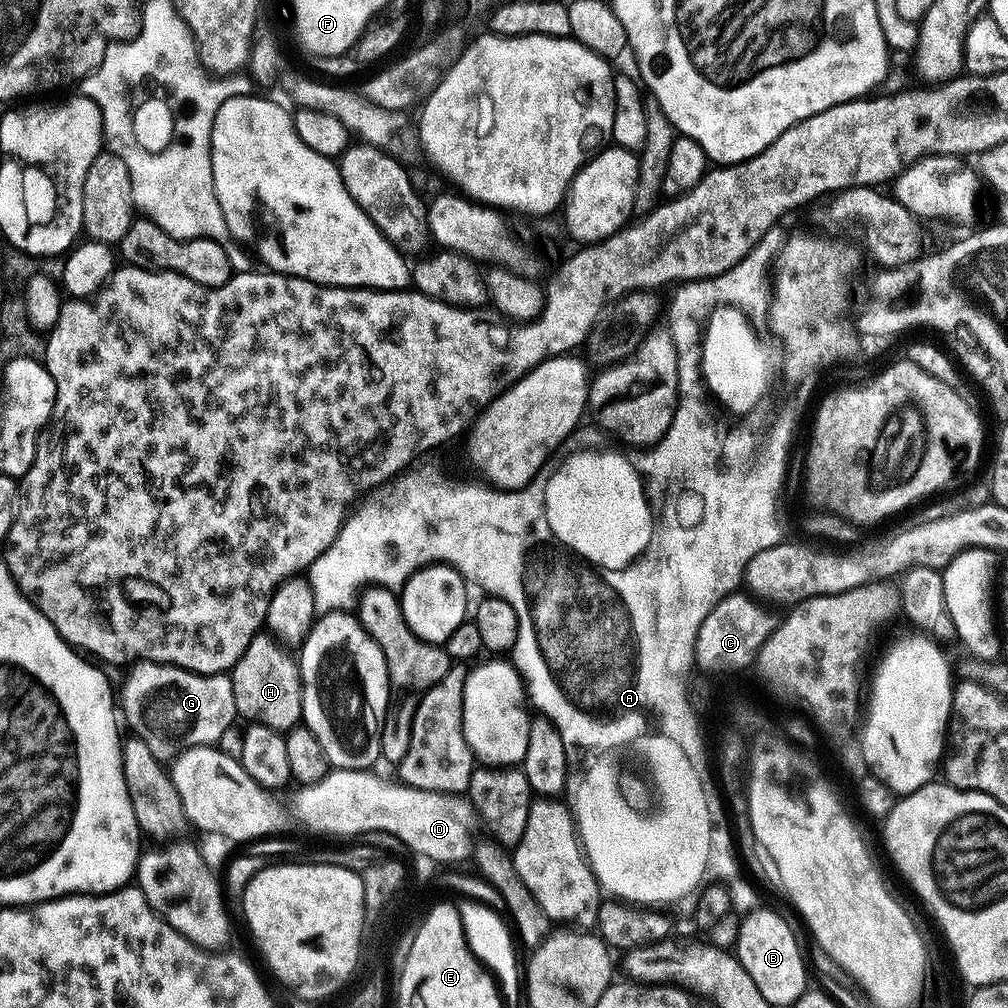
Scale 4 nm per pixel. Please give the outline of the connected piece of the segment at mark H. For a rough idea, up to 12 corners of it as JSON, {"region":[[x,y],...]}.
{"region":[[261,634],[230,669],[237,717],[301,723],[297,657]]}

